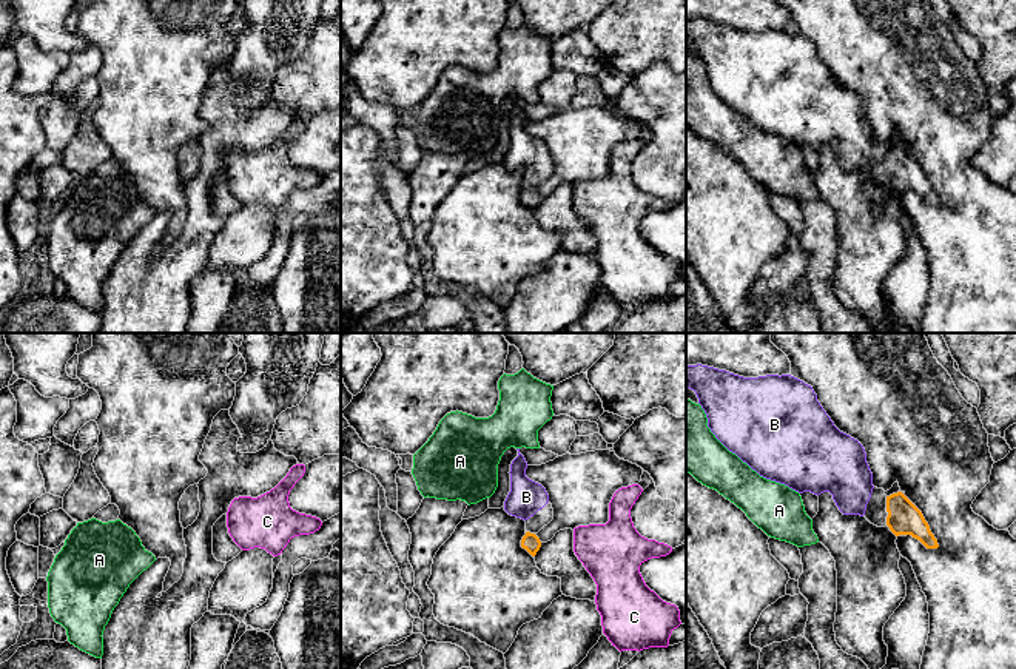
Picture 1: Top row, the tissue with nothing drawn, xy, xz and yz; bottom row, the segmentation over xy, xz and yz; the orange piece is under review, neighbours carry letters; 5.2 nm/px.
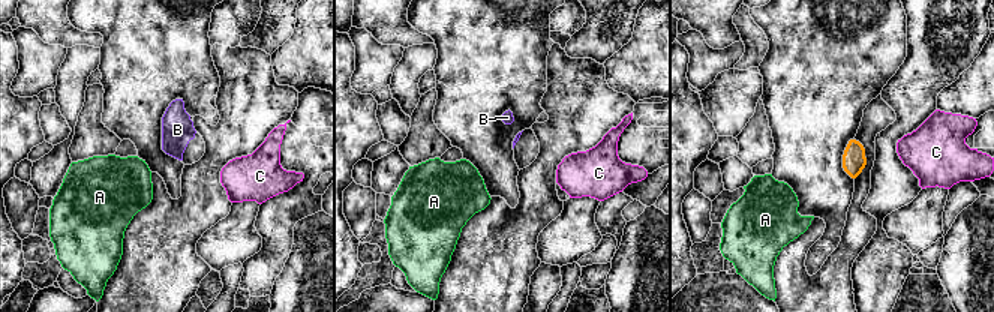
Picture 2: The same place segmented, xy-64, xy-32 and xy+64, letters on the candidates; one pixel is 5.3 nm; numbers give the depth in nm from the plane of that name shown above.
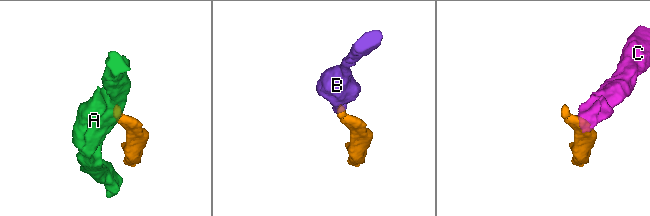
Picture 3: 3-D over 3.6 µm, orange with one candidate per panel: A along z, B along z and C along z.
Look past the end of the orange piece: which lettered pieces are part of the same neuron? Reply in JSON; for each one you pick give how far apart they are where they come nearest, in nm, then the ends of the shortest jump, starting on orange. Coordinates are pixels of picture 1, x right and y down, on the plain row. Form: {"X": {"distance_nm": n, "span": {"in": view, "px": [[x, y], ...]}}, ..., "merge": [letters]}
{"B": {"distance_nm": 60, "span": {"in": "xz", "px": [[526, 187], [524, 174]]}}, "merge": ["B"]}

